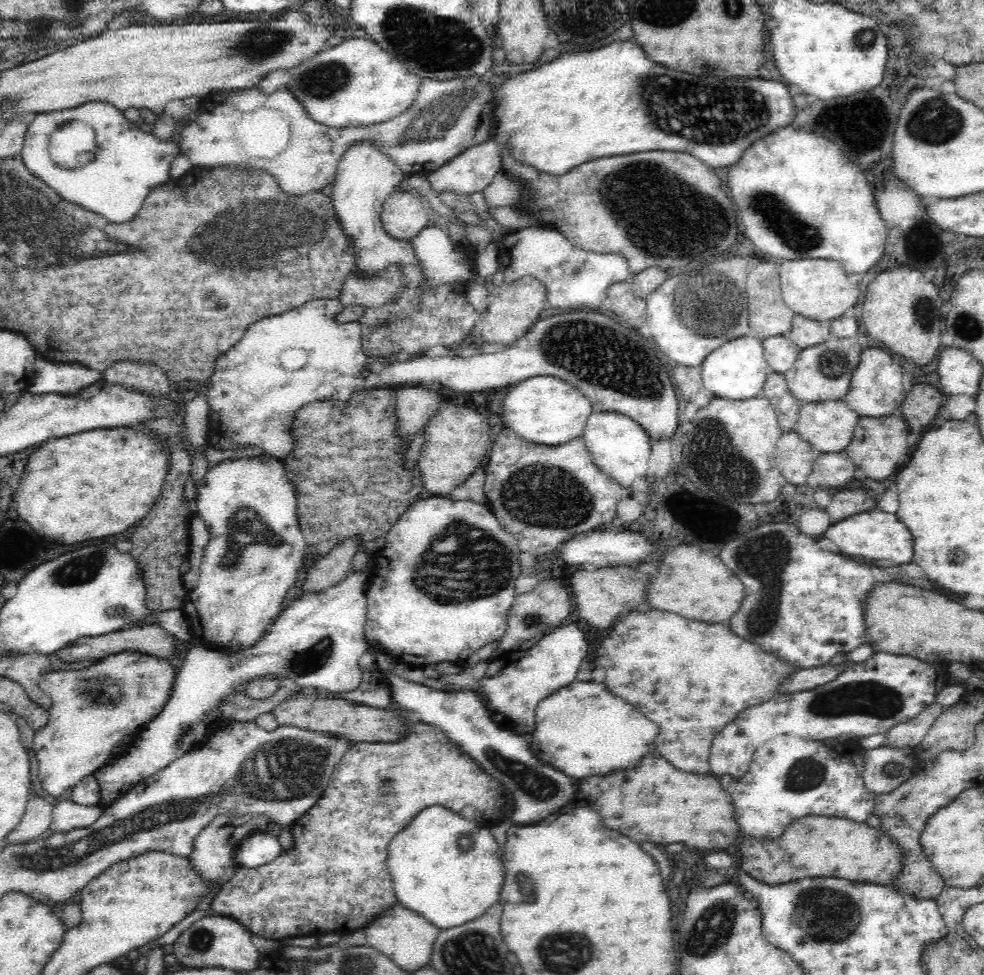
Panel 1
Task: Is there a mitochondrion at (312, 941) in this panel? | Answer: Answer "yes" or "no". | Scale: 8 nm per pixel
no

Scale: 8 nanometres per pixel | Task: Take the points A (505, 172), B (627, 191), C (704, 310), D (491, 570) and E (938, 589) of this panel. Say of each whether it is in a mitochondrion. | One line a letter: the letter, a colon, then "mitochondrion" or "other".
A: other
B: mitochondrion
C: mitochondrion
D: mitochondrion
E: other

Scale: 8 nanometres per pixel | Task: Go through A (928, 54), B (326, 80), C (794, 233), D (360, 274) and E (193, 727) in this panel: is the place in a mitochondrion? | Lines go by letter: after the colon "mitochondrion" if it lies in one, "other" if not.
A: other
B: mitochondrion
C: mitochondrion
D: other
E: mitochondrion

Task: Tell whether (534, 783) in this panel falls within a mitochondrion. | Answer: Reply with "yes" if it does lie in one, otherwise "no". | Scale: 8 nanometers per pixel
yes

